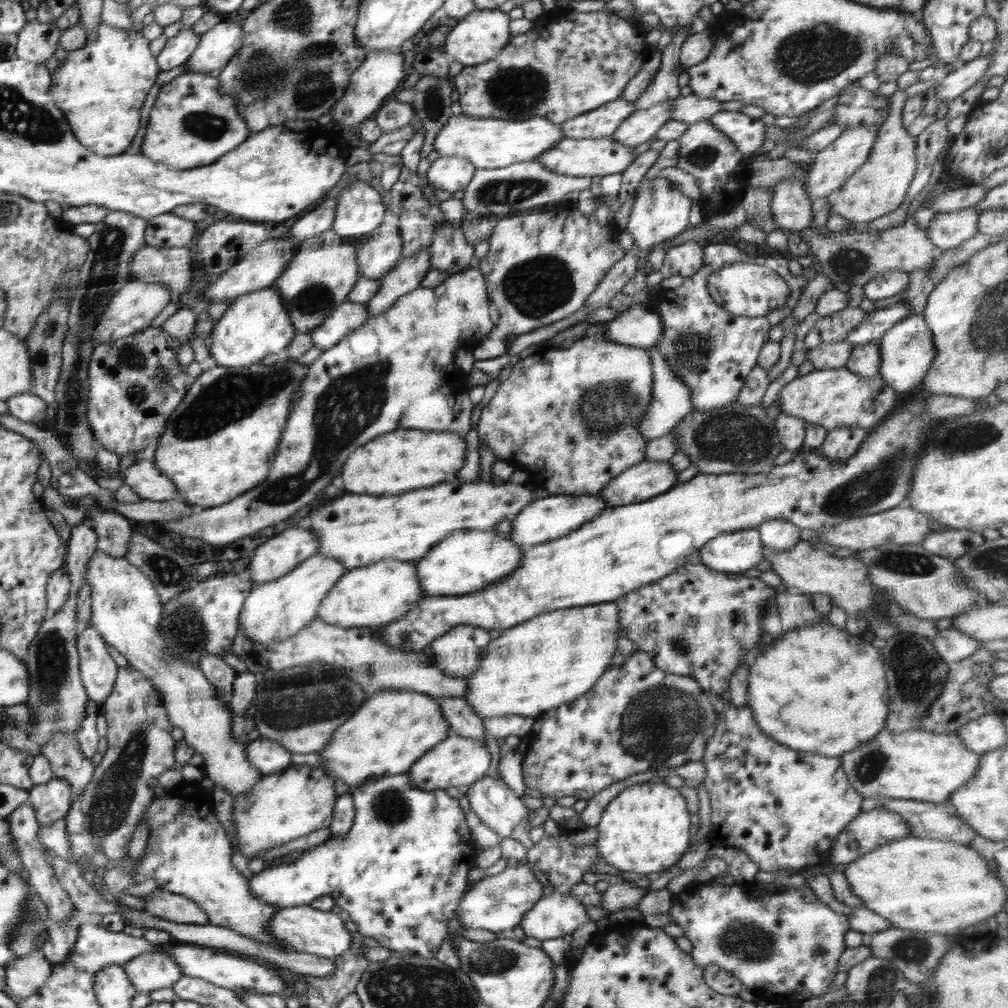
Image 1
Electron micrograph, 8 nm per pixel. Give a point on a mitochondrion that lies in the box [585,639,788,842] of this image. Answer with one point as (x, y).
(658, 724)

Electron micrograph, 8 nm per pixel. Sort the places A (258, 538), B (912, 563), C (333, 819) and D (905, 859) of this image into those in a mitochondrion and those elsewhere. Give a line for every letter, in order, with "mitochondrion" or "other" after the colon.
A: other
B: mitochondrion
C: other
D: other

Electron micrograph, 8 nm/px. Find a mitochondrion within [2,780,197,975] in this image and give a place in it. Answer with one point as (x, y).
(32, 921)

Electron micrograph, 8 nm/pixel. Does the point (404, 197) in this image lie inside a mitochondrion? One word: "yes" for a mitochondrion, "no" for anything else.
no

